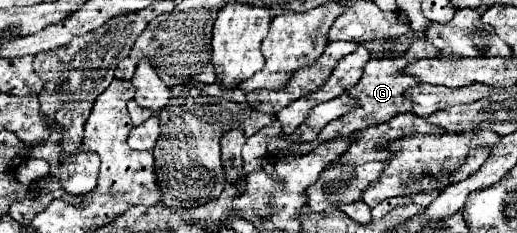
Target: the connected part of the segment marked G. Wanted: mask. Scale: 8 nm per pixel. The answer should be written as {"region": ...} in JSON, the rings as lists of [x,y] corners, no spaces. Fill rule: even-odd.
{"region":[[[419,39],[417,43],[413,43],[403,57],[383,57],[383,59],[371,59],[365,69],[363,69],[363,77],[359,79],[357,85],[353,85],[351,89],[347,89],[347,95],[357,101],[357,107],[349,113],[345,113],[343,117],[331,121],[329,125],[325,125],[325,129],[321,129],[321,133],[317,135],[317,141],[313,141],[313,145],[293,145],[291,141],[283,139],[281,135],[273,141],[269,141],[267,145],[267,155],[269,157],[275,157],[279,151],[289,151],[289,153],[309,153],[309,149],[315,149],[317,145],[321,145],[321,141],[331,141],[333,137],[347,137],[347,135],[353,135],[353,133],[359,133],[367,127],[373,127],[373,125],[381,125],[381,123],[387,123],[391,117],[399,113],[406,113],[412,111],[412,101],[405,101],[403,99],[403,93],[407,91],[407,87],[415,85],[417,81],[403,75],[403,69],[415,61],[415,59],[421,59],[421,57],[437,57],[439,55],[439,49],[435,49],[433,45],[429,45],[425,39]]]}

